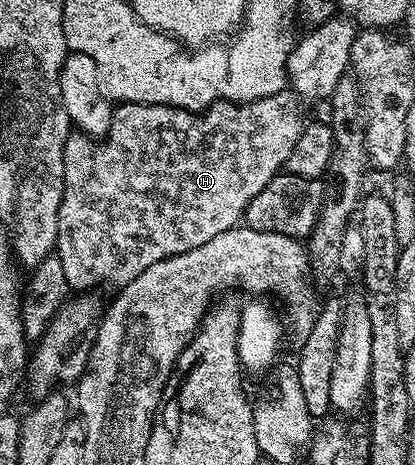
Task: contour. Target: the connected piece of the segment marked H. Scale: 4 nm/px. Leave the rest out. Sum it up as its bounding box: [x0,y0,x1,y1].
[55,90,305,294]

